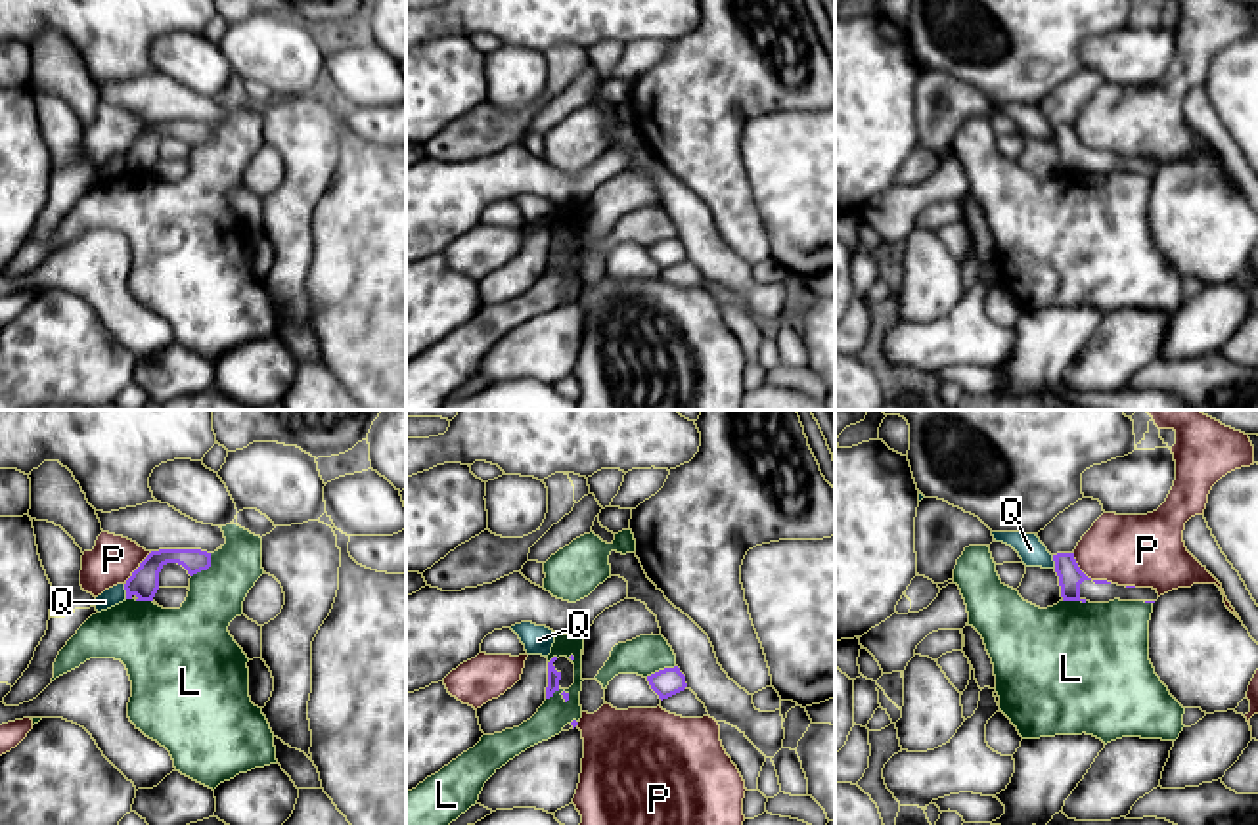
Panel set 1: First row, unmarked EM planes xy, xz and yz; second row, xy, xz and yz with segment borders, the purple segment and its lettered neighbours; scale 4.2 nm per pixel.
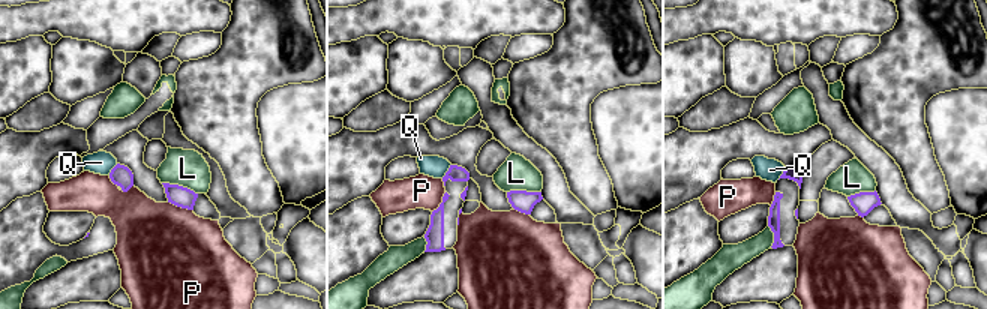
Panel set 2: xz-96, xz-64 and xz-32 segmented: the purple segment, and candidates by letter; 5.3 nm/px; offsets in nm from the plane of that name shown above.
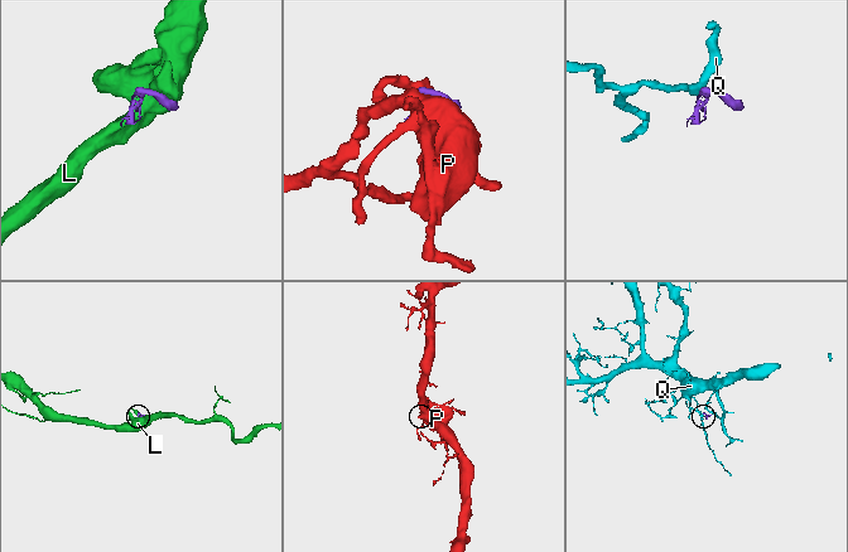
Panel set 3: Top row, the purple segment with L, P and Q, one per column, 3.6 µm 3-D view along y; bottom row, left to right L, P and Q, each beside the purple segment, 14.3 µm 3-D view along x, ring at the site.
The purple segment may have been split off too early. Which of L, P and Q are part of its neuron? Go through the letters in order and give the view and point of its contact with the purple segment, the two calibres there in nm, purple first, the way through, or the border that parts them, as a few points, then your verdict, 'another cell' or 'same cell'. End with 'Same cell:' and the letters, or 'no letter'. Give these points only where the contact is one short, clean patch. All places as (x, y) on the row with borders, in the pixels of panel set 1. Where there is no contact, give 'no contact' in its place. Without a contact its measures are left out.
L: meets purple in xy at (205, 569); 100 nm thick on the purple side, 240 nm on the other; another cell
P: meets purple in yz at (1086, 577); 100 nm thick on the purple side, 300 nm on the other; another cell
Q: meets purple in xy at (127, 592); 130 nm thick on the purple side, 80 nm on the other; border along xy (123, 584), (127, 598); another cell
Same cell: no letter

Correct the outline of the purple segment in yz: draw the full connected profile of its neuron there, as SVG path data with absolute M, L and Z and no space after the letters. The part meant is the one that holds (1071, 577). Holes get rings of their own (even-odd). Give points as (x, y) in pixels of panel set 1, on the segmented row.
M1057 553L1053 561L1063 601L1109 603L1120 599L1155 603L1158 599L1153 588L1118 586L1107 580L1088 578L1080 570L1074 553Z

